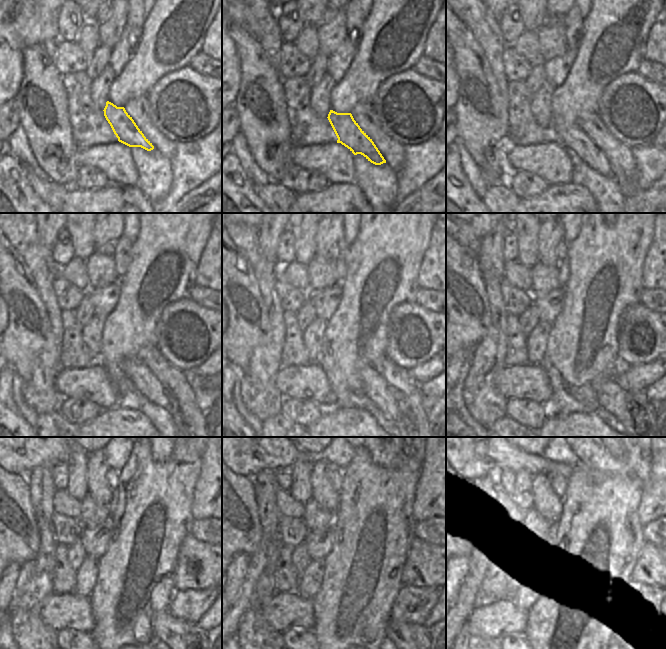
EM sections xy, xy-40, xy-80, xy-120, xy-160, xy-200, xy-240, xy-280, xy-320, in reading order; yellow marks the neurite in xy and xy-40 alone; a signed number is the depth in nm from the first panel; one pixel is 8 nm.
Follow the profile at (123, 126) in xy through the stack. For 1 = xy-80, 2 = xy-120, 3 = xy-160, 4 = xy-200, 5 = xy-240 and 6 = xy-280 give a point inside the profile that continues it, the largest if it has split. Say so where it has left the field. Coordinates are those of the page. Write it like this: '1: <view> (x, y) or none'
1: xy-80 (573, 137)
2: xy-120 (141, 375)
3: xy-160 (375, 387)
4: xy-200 (635, 413)
5: xy-240 (187, 640)
6: xy-280 (412, 640)

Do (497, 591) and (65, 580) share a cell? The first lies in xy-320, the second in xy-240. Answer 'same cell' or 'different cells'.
same cell

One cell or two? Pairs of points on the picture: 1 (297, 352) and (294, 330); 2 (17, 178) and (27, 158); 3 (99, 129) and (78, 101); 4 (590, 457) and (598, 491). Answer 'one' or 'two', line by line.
1: one
2: two
3: one
4: two

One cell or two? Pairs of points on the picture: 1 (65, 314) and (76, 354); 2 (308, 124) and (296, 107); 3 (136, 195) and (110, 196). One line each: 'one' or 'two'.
1: one
2: one
3: two

